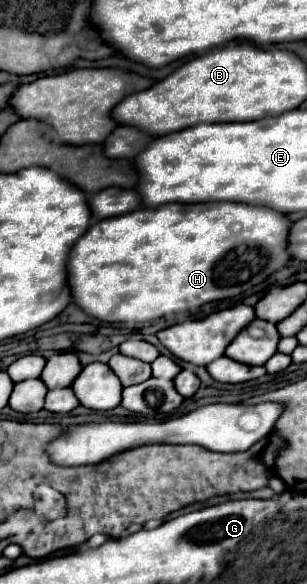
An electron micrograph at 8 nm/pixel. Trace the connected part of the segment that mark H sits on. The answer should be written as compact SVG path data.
M238 202L164 204L160 208L138 208L134 212L124 214L124 216L114 216L112 220L94 222L86 230L86 234L72 246L72 250L68 254L66 270L68 270L68 286L70 286L72 302L82 312L86 312L88 316L104 320L104 322L152 322L152 320L158 320L158 318L162 318L166 314L196 308L196 306L202 306L206 302L234 298L234 296L250 290L258 282L266 280L274 270L288 264L288 252L284 252L284 232L288 232L288 224L290 224L290 220L284 214L276 212L276 210L268 210L268 208L262 208L262 206L250 206L250 204L238 204Z

